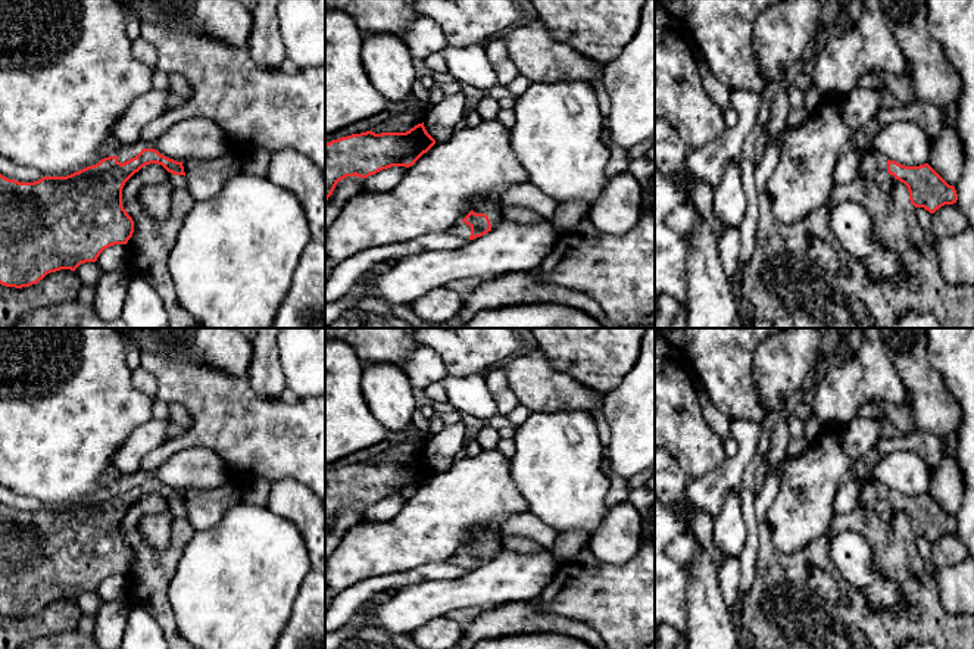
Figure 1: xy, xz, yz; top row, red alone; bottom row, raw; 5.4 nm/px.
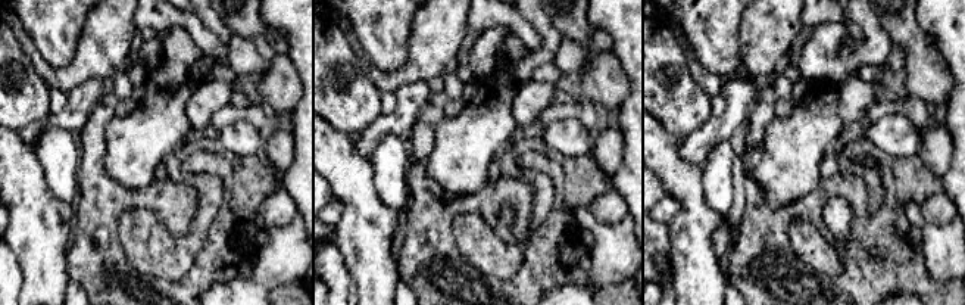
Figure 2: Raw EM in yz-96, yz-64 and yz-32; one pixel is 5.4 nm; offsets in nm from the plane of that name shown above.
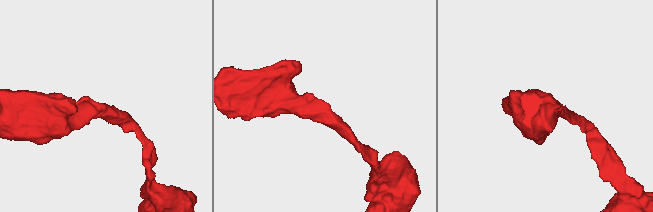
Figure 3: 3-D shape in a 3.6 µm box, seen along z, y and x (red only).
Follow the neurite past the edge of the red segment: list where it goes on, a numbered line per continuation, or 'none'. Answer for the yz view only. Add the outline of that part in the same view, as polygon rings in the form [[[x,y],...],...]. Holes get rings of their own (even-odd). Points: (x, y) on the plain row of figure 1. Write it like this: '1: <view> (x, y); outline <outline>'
1: yz (873, 495); outline [[[870,477],[868,481],[861,483],[858,494],[858,506],[874,511],[884,522],[893,519],[895,506],[887,502],[887,487]]]

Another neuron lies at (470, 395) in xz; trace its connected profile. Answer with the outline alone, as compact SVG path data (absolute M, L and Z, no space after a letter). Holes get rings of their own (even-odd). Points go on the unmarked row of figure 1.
M446 374L438 383L447 393L447 403L458 412L483 421L499 415L496 402L486 384L486 377L452 377Z

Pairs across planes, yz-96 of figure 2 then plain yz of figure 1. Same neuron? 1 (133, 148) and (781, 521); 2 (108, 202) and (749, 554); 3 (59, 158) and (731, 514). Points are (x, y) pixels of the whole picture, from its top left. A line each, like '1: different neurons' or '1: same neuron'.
1: same neuron
2: different neurons
3: same neuron

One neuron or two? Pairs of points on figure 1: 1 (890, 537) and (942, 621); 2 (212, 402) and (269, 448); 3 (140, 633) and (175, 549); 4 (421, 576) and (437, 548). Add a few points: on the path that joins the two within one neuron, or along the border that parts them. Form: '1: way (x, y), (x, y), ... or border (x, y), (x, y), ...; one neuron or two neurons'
1: way (898, 558), (920, 587), (921, 601); one neuron
2: way (227, 415), (255, 436); one neuron
3: border (133, 605), (140, 605), (164, 633); two neurons
4: border (448, 559), (425, 562), (393, 573); two neurons

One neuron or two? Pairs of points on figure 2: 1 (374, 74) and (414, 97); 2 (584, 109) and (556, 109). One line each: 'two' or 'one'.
1: two
2: one

